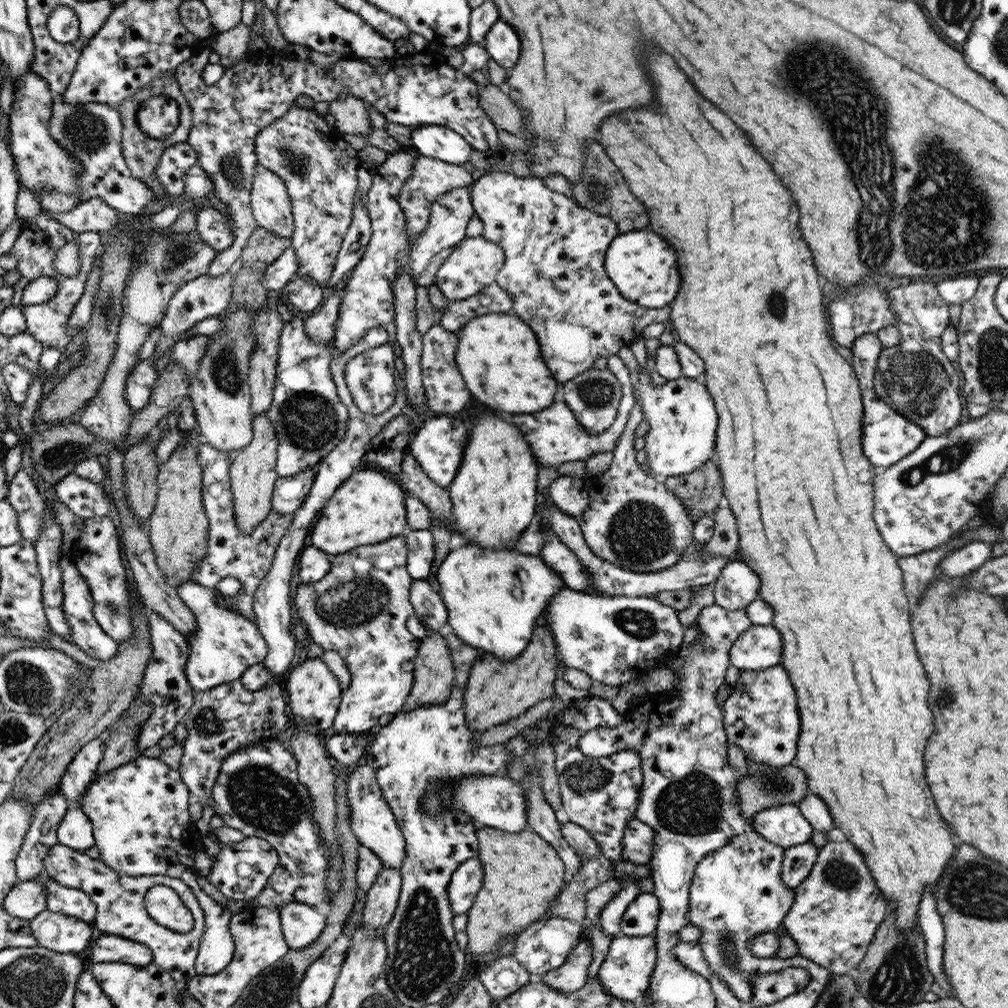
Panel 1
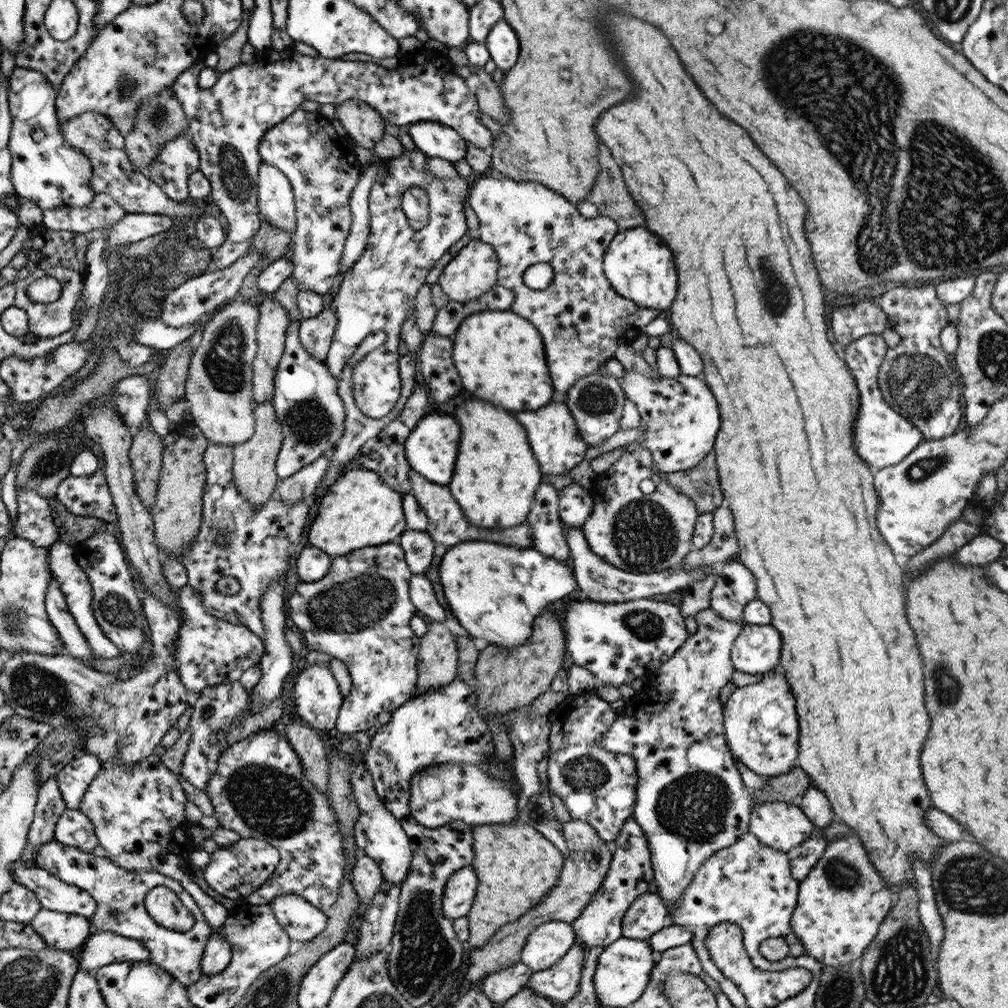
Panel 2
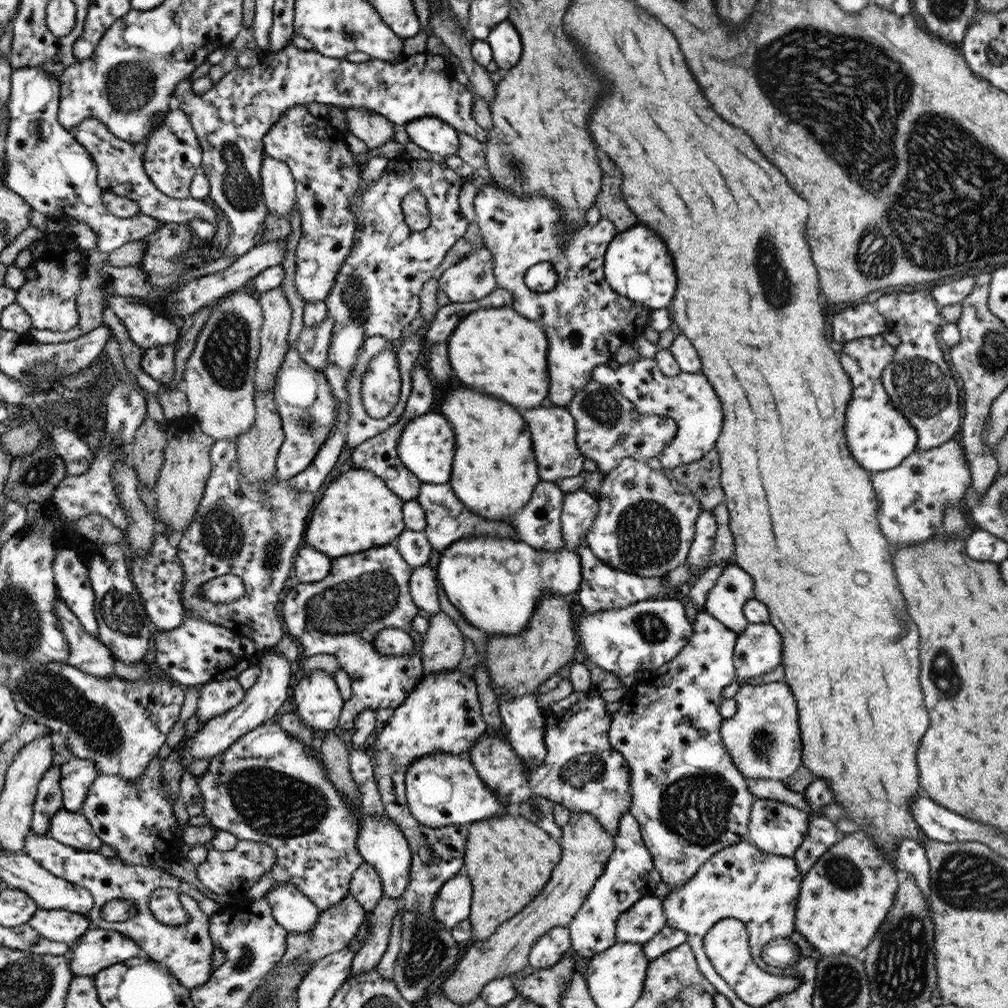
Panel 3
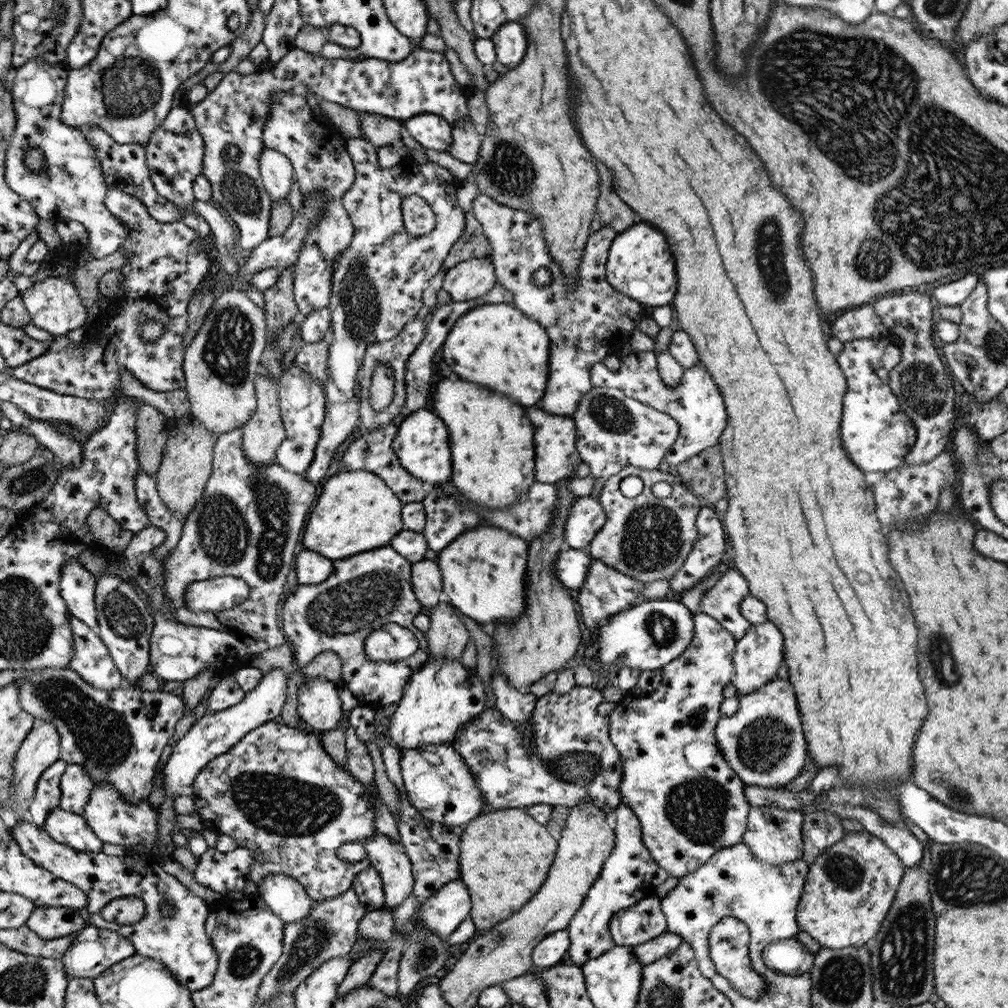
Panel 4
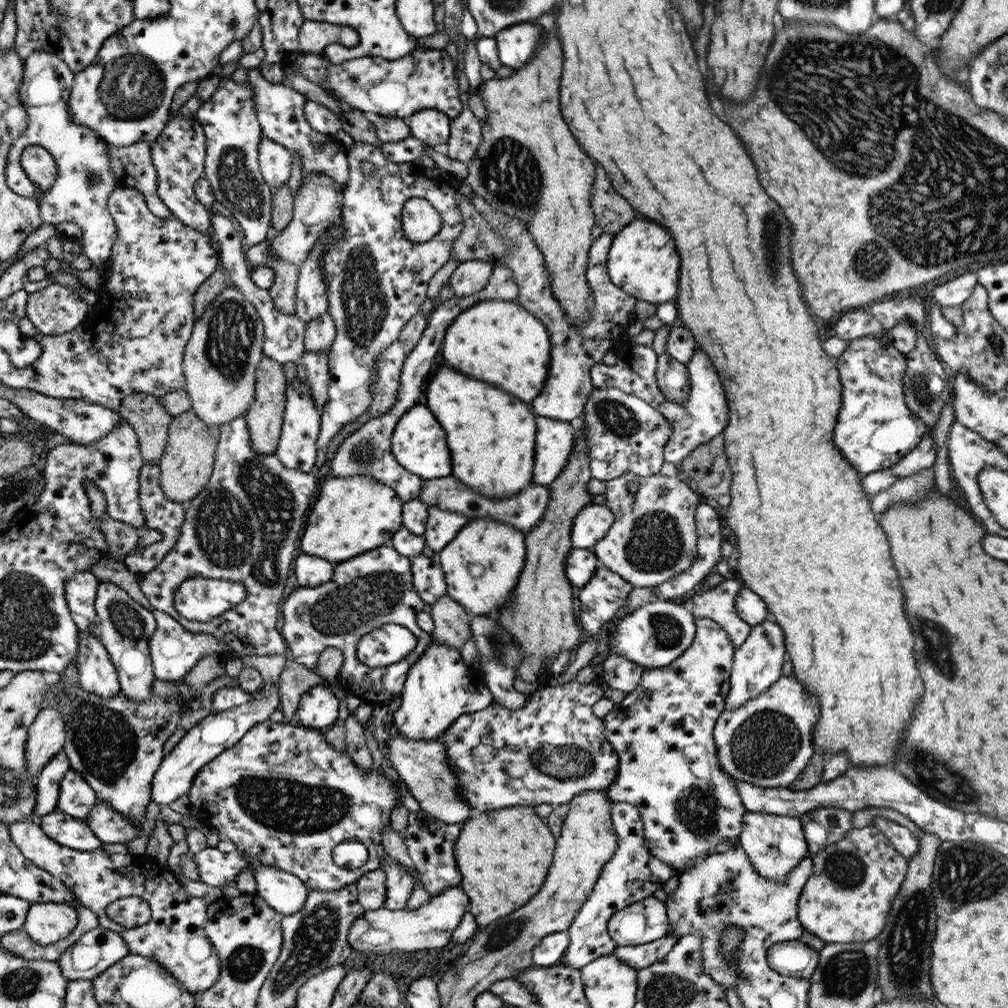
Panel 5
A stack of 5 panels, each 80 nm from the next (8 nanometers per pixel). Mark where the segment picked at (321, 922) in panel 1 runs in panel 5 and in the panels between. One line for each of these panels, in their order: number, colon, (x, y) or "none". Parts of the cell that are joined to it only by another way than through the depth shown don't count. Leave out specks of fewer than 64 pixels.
2: (303, 921)
3: (292, 908)
4: (286, 897)
5: (285, 892)

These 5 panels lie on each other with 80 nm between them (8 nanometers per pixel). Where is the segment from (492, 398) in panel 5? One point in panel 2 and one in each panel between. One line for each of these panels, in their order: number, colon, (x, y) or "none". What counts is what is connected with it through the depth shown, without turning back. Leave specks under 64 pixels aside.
2: (496, 475)
3: (494, 471)
4: (492, 441)

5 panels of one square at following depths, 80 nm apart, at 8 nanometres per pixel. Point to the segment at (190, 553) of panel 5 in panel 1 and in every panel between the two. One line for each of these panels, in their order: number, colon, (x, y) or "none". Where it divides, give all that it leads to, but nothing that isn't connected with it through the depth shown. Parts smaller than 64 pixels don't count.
1: (249, 558)
2: (235, 540)
3: (241, 530)
4: (247, 524)

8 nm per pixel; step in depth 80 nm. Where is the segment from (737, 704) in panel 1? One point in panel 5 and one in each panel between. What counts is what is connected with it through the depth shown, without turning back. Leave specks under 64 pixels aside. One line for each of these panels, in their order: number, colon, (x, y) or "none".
2: (761, 723)
3: (763, 739)
4: (763, 742)
5: (767, 742)

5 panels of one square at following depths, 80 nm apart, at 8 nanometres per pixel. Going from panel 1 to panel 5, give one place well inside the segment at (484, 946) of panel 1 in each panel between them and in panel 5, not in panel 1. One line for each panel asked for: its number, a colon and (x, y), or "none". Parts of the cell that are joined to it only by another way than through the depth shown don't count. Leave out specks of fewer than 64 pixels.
2: (516, 866)
3: (508, 859)
4: (505, 855)
5: (503, 855)

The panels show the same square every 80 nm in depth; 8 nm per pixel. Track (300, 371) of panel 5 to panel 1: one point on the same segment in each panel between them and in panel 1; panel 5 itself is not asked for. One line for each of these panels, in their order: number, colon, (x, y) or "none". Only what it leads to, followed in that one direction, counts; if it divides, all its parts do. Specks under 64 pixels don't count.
1: (320, 327)
2: (317, 334)
3: (313, 344)
4: (312, 358)

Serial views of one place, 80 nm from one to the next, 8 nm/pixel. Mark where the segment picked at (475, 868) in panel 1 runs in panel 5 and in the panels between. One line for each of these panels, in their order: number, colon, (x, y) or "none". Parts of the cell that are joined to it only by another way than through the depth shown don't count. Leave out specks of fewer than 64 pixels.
2: (460, 890)
3: (452, 904)
4: (441, 914)
5: (382, 931)

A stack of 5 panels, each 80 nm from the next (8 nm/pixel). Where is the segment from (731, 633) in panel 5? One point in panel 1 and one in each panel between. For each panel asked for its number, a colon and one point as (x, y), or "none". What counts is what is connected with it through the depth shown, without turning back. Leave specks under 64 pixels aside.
1: (738, 585)
2: (735, 586)
3: (725, 601)
4: (722, 602)

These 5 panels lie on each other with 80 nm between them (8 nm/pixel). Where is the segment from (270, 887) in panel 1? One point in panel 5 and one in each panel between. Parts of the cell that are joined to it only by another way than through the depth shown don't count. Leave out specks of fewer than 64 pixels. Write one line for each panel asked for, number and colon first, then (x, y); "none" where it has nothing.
2: (261, 790)
3: (267, 787)
4: (279, 791)
5: (283, 795)

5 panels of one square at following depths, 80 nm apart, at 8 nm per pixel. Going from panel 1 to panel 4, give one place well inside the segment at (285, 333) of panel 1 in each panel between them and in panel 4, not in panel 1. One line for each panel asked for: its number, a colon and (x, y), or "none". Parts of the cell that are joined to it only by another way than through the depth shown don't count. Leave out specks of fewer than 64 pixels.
2: (311, 413)
3: (307, 403)
4: (303, 399)

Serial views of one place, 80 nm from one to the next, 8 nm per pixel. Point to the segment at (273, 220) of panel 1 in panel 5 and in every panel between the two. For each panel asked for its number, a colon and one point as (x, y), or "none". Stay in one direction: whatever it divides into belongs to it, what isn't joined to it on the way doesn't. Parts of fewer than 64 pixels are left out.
2: (276, 201)
3: (278, 186)
4: (277, 171)
5: (275, 161)

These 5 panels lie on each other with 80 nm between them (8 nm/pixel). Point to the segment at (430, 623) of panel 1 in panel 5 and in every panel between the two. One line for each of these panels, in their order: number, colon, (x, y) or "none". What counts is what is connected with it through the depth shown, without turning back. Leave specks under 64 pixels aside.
2: (421, 593)
3: (423, 585)
4: (426, 579)
5: (428, 577)

